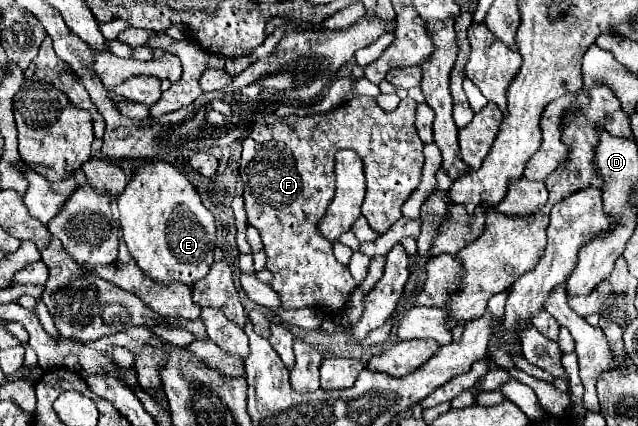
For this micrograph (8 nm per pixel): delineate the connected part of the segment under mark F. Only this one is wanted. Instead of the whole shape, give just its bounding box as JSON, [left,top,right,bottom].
[240,96,424,312]

